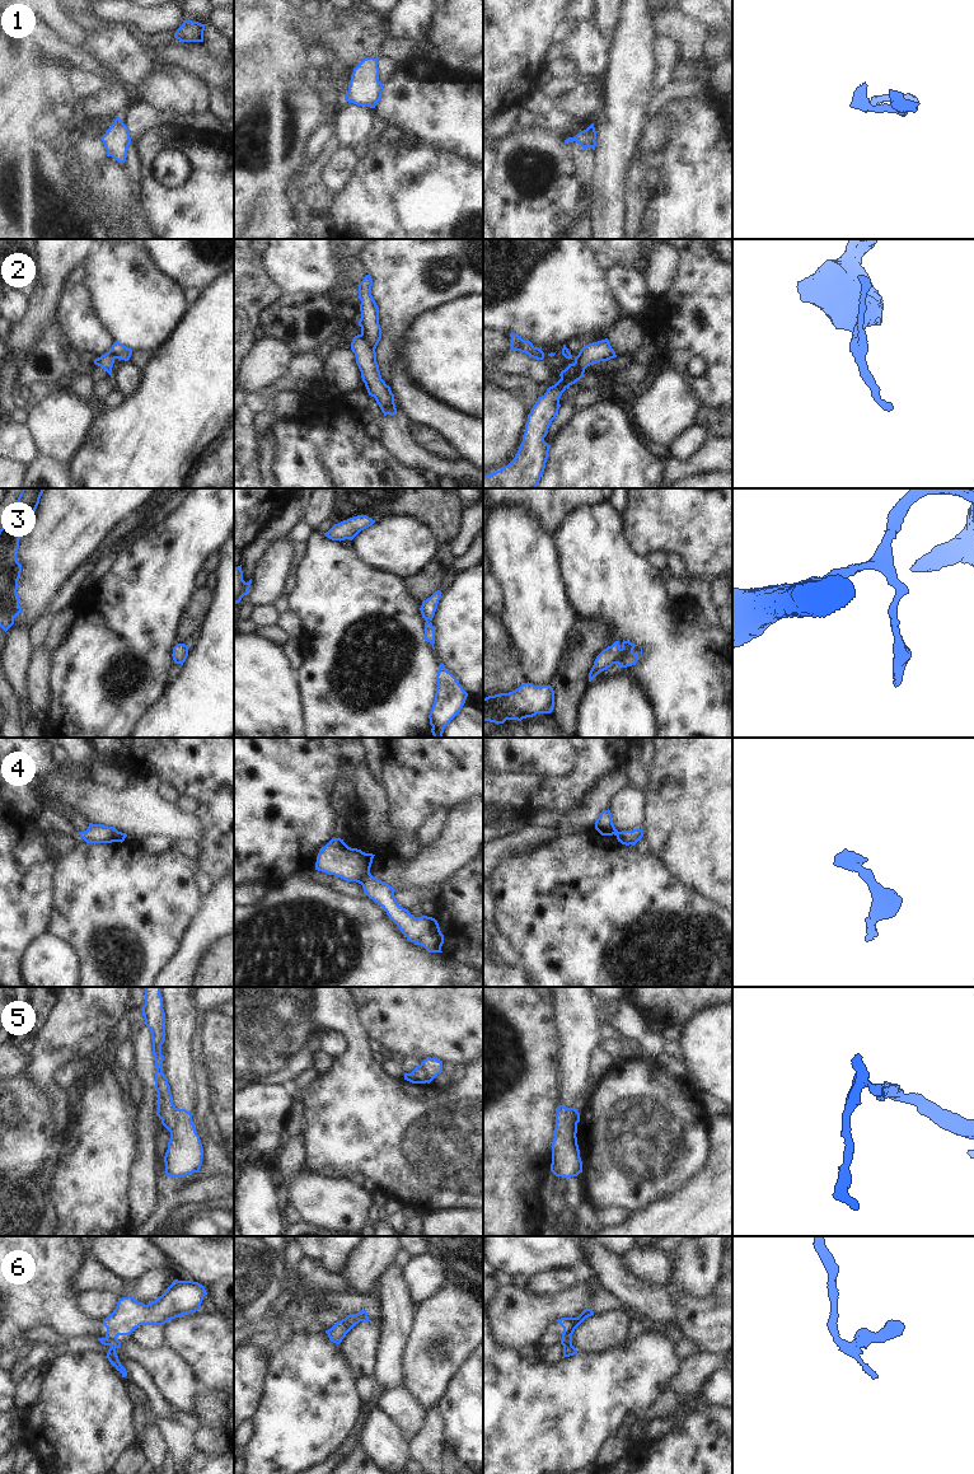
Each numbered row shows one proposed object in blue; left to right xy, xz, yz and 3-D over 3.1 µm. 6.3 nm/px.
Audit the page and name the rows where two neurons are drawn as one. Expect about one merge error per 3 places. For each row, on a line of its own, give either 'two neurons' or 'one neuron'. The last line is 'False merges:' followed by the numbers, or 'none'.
1: one neuron
2: one neuron
3: one neuron
4: two neurons
5: two neurons
6: two neurons
False merges: 4, 5, 6

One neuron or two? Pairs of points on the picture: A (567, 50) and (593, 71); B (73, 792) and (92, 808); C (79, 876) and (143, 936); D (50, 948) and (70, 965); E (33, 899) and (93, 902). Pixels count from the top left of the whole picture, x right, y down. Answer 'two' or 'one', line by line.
A: one
B: one
C: one
D: one
E: two

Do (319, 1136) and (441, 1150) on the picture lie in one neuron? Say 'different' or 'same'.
same

